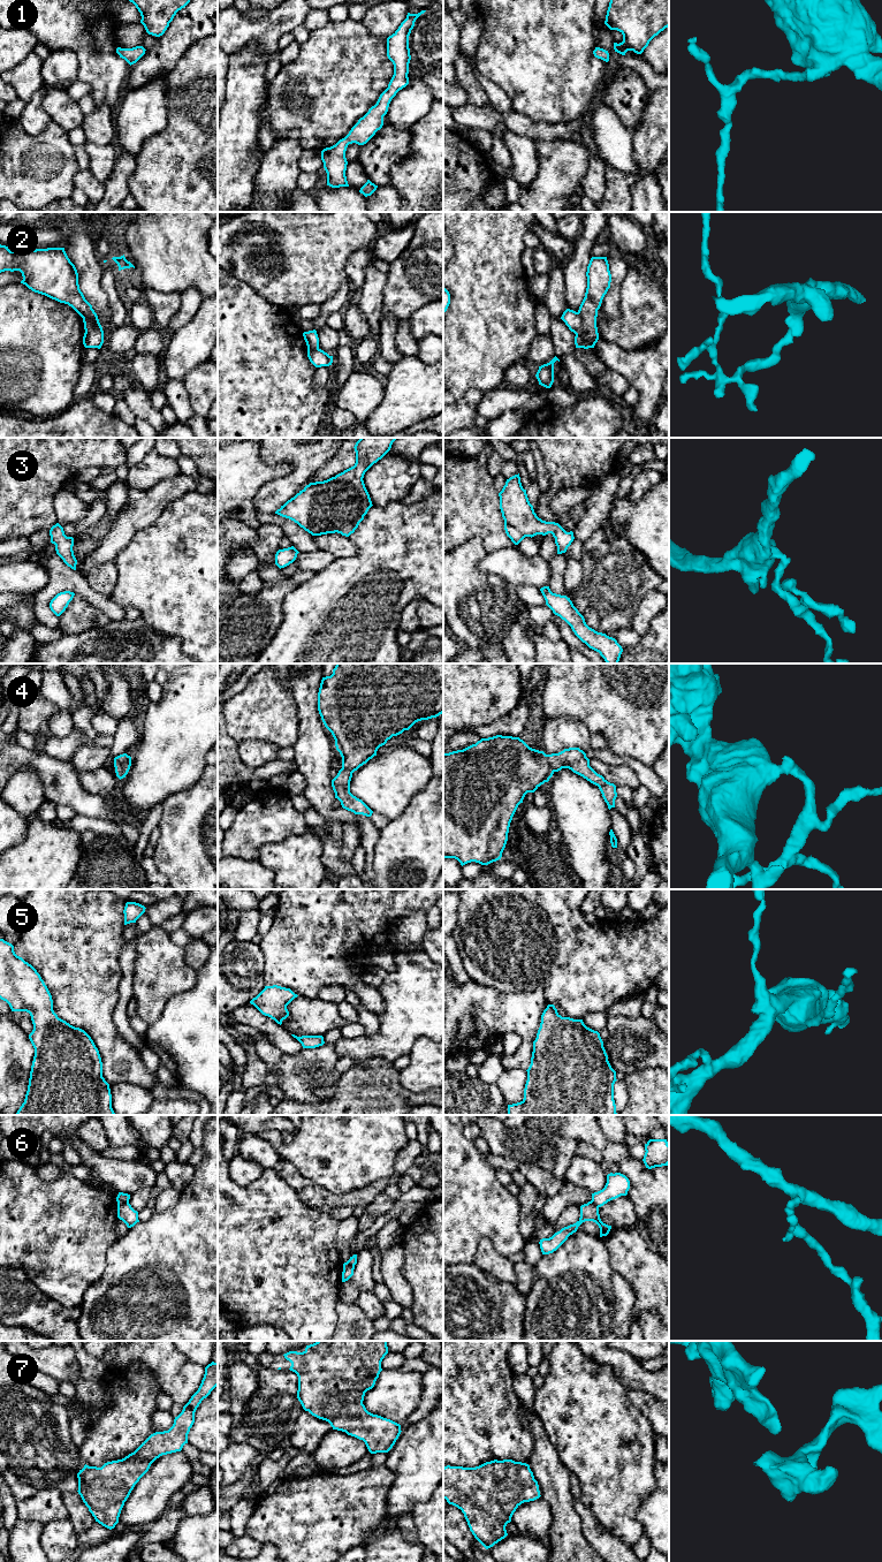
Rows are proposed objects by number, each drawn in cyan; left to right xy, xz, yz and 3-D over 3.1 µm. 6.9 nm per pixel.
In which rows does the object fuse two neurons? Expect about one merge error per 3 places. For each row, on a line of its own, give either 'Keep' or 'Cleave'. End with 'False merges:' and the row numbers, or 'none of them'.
1: Keep
2: Cleave
3: Keep
4: Keep
5: Keep
6: Cleave
7: Keep
False merges: 2, 6

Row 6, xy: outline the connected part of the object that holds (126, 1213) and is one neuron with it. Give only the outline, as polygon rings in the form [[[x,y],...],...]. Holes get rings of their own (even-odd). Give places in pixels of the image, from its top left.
[[[129,1201],[123,1204],[117,1203],[117,1218],[122,1220],[128,1228],[134,1227],[139,1222],[138,1212],[131,1207]]]

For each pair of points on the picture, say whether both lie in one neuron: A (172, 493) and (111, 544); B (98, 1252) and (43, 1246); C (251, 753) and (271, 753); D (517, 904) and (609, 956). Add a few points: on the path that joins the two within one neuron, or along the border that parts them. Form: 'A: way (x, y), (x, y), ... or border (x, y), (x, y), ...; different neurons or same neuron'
A: way (157, 498), (126, 529); same neuron
B: way (84, 1252), (67, 1252), (61, 1246), (56, 1246); same neuron
C: way (256, 753), (266, 753); same neuron
D: way (540, 927), (569, 956), (586, 956); same neuron

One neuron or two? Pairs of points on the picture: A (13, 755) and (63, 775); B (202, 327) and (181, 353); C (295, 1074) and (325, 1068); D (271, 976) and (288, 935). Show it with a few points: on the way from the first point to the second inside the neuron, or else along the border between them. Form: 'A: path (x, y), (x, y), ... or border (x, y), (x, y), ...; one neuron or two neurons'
A: path (25, 758), (39, 760), (51, 770); one neuron
B: path (199, 333), (187, 347); one neuron
C: path (302, 1074), (310, 1074), (318, 1068); one neuron
D: path (281, 965), (288, 958), (288, 946); one neuron

